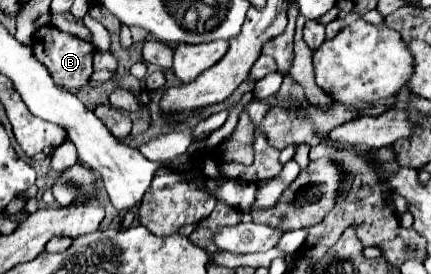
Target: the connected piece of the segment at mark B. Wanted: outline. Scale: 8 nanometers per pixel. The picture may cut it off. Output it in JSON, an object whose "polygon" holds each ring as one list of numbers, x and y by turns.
{"polygon":[[50,24,48,26,40,26,36,32,34,32,34,56,46,64,52,80,56,80,58,86,66,88,66,90,76,90,76,88,82,88,88,84,94,68,92,68,92,58,94,58,94,44,90,42,84,42,72,34,64,34,60,32,58,28,52,28]]}

